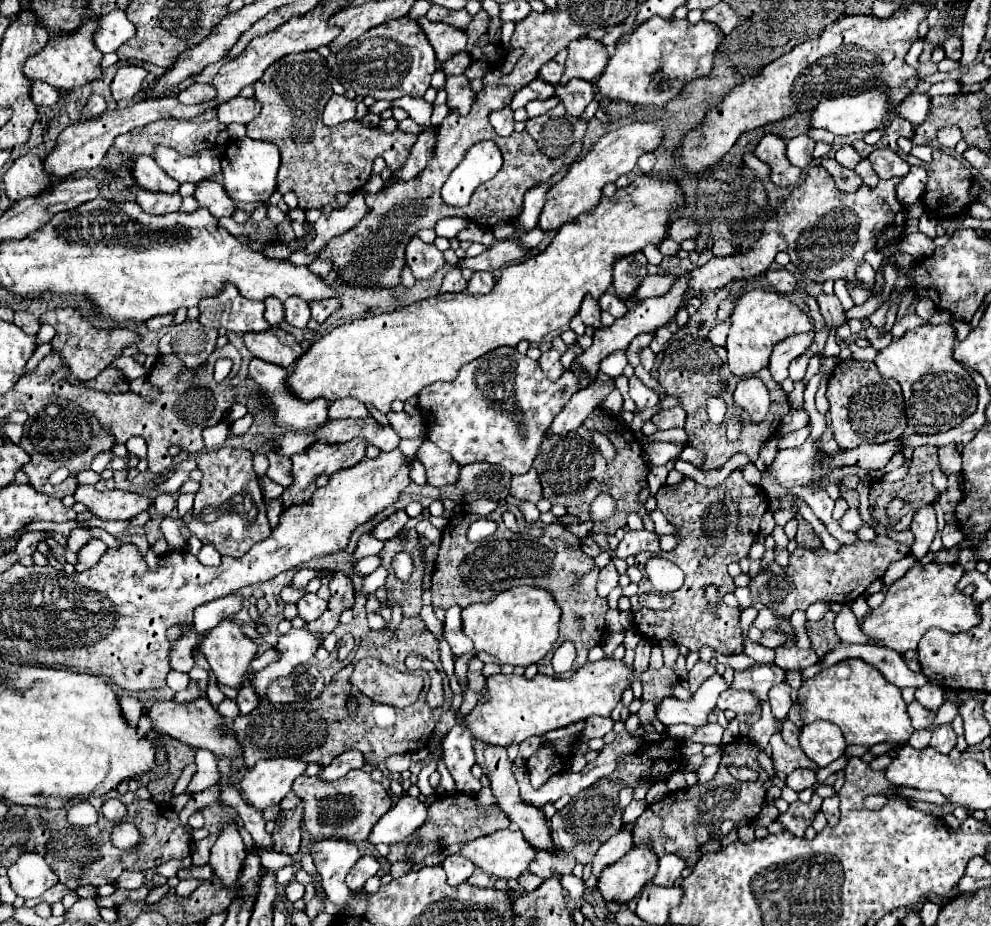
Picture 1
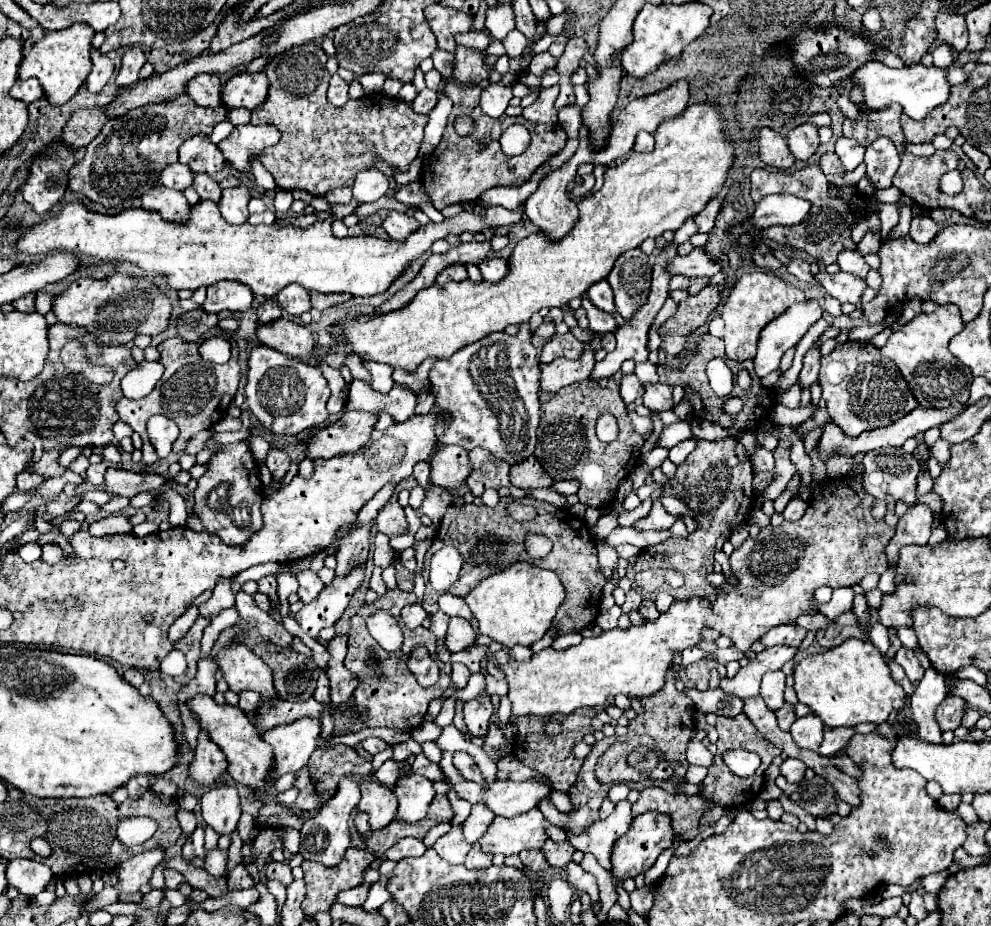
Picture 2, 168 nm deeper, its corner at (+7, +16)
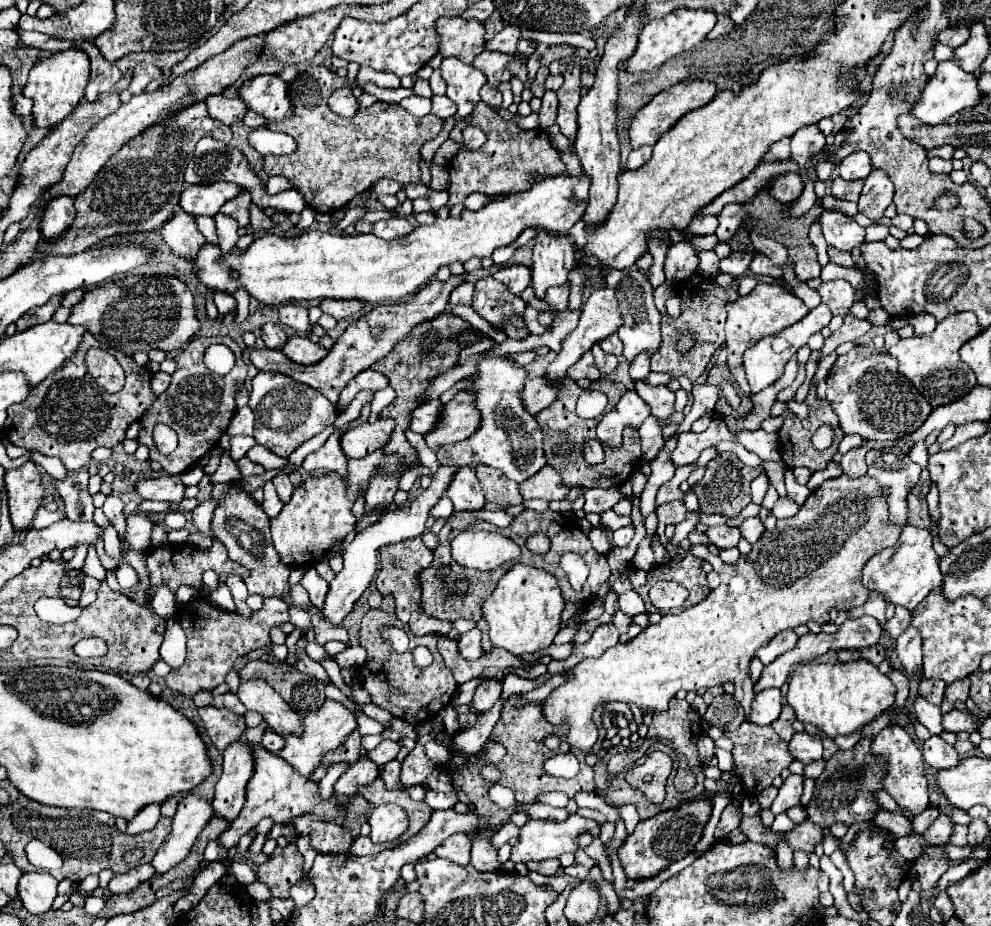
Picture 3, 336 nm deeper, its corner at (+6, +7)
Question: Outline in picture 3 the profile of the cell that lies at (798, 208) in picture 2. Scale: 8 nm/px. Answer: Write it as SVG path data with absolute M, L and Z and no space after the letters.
M823 209L817 221L823 229L827 245L839 251L851 251L853 247L859 247L865 239L865 229L845 213Z

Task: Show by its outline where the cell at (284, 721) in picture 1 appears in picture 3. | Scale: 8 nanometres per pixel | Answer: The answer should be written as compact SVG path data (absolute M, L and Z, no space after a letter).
M385 595L381 607L369 609L367 615L363 617L363 623L361 623L361 629L359 629L359 645L367 649L367 659L359 669L361 669L361 673L367 675L369 681L375 681L375 685L371 685L371 689L369 689L369 695L373 697L373 703L377 707L387 709L391 715L405 719L411 725L427 721L429 717L437 715L441 707L449 705L449 701L451 701L451 697L457 689L457 681L453 679L451 671L447 671L447 667L443 665L443 659L437 651L437 637L435 635L425 635L423 639L413 637L415 641L411 643L411 649L415 645L425 645L433 653L433 663L427 669L419 671L411 663L411 649L407 649L405 653L399 655L399 653L391 651L387 647L387 643L383 643L383 639L379 637L379 625L401 625L397 615L395 615L393 595Z

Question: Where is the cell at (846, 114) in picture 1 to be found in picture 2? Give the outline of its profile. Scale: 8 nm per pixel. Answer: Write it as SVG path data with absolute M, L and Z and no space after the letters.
M868 62L860 70L854 72L854 84L860 84L864 88L864 104L872 110L886 108L888 104L898 102L904 112L912 120L924 120L930 110L936 106L944 104L950 96L950 84L946 80L946 70L938 66L924 66L924 64L914 64L906 68L888 68L882 62Z

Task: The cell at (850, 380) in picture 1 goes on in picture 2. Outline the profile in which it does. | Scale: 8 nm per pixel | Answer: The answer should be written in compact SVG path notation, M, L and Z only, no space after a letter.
M846 342L836 346L836 350L830 356L822 356L822 368L820 368L820 386L822 386L822 398L826 400L826 408L830 412L832 422L842 428L848 436L858 436L866 430L882 428L888 424L894 424L896 420L904 418L908 412L912 412L918 402L914 394L910 392L906 380L902 378L898 366L880 354L876 346L870 342Z

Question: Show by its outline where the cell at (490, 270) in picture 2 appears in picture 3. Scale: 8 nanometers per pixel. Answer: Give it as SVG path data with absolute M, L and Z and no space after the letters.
M511 265L511 267L503 267L499 271L493 273L493 279L501 281L511 293L519 295L529 283L531 283L531 275L529 269L523 265Z

